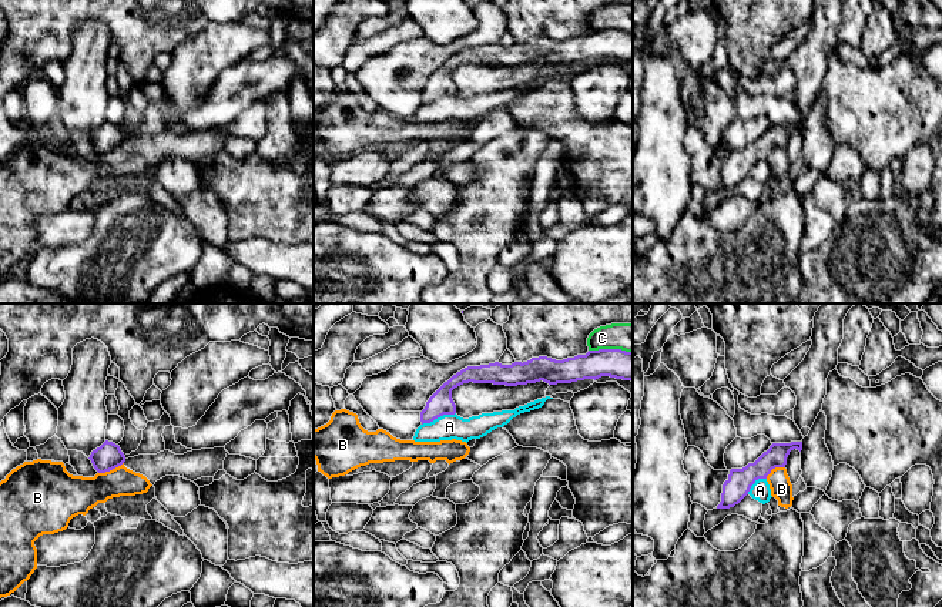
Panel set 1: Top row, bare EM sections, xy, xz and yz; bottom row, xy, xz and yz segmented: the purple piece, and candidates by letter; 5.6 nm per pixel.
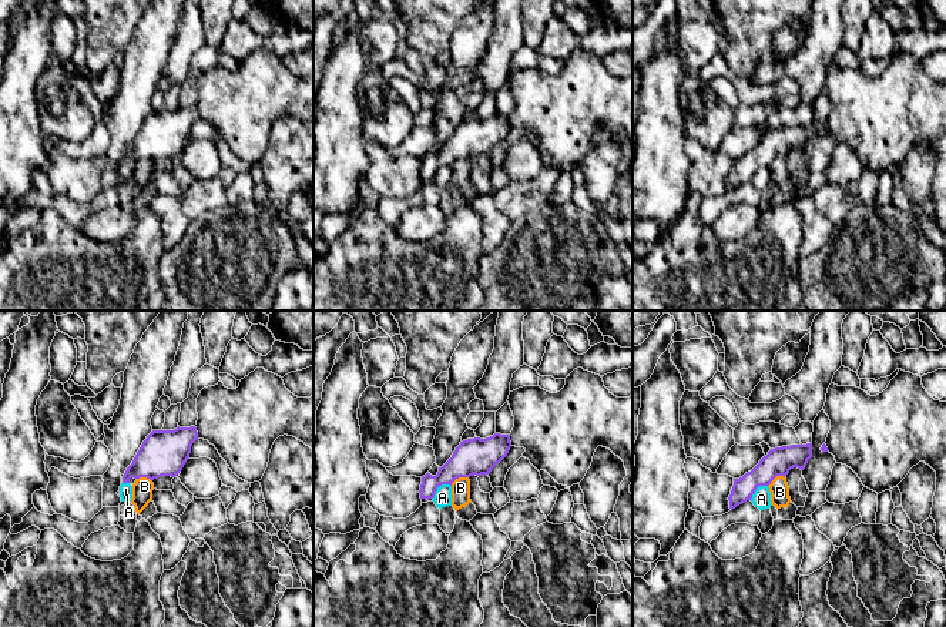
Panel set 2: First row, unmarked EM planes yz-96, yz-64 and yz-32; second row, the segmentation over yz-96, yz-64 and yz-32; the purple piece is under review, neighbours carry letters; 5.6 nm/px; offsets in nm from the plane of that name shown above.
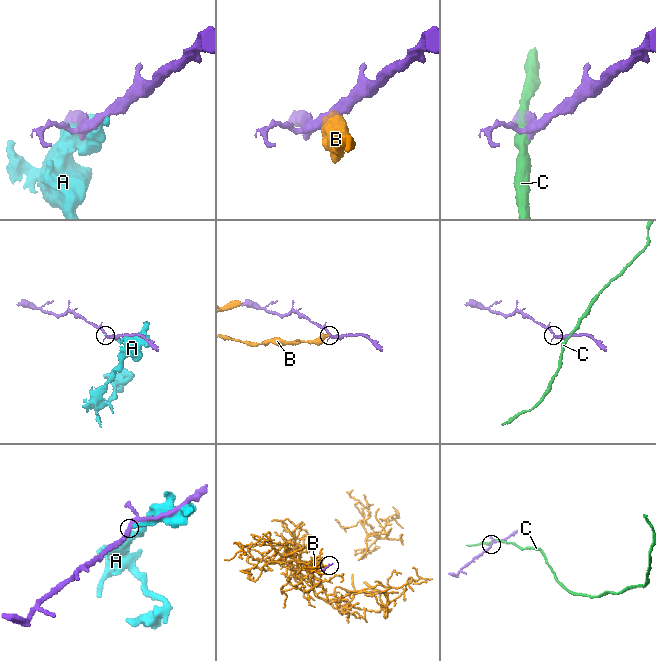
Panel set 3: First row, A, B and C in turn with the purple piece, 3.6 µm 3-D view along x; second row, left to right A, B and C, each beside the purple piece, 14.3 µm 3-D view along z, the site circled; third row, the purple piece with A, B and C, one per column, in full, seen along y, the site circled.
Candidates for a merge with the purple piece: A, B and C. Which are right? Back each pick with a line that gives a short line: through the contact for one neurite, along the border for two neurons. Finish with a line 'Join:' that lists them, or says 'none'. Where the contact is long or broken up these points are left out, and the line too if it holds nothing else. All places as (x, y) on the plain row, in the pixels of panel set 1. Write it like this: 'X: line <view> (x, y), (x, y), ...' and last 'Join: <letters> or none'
Join: none

